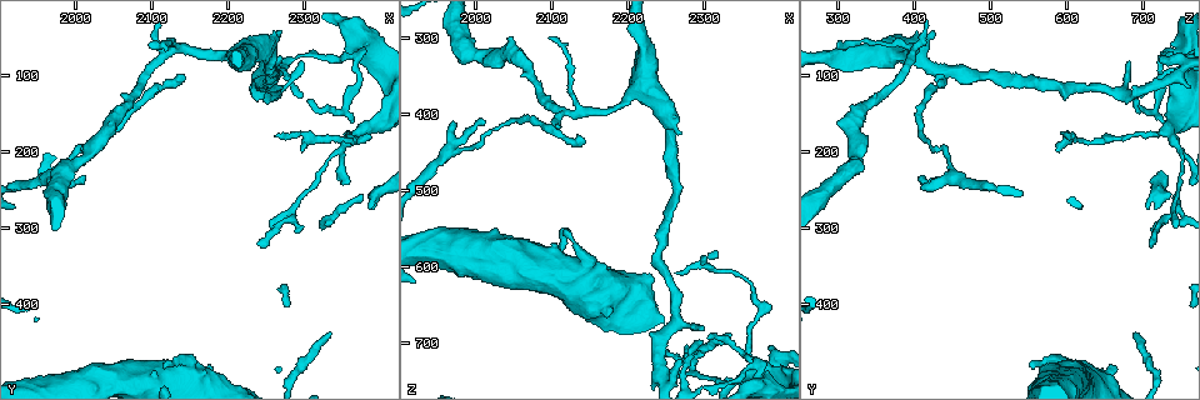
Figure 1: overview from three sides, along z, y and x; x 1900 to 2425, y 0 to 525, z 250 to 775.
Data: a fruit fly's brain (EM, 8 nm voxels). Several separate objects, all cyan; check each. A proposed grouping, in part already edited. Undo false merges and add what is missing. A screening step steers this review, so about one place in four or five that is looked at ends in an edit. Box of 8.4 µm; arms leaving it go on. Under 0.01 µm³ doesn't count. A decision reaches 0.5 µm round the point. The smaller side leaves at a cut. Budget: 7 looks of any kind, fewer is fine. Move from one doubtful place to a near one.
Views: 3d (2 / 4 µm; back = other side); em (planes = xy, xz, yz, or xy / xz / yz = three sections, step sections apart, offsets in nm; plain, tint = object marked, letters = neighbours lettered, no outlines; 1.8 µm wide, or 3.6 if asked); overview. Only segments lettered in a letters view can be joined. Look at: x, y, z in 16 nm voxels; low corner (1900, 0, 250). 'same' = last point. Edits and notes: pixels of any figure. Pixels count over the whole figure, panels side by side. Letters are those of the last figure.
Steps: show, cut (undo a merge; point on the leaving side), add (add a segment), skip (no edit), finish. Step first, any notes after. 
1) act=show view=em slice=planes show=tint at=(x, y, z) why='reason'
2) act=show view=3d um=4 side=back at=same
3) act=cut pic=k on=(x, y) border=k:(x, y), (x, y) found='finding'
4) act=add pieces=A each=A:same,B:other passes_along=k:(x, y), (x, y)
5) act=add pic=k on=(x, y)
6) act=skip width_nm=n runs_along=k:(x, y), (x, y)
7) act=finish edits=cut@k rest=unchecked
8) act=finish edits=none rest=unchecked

act=show view=em slice=yz step=16 show=letters at=(2115, 485, 555) why='branch stops here'

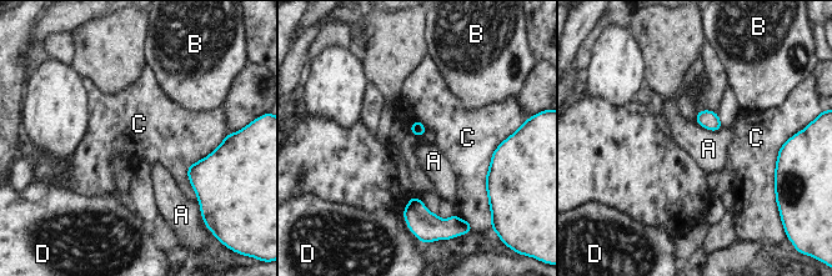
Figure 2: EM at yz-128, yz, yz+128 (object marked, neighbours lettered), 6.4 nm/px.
act=skip each=A:other,B:other,C:other,D:other border=2:(222, 139), (186, 170), (195, 199) found='none of them fits'

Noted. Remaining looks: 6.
act=show view=em slice=xy step=8 show=letters at=(2335, 435, 690) why='thin end'

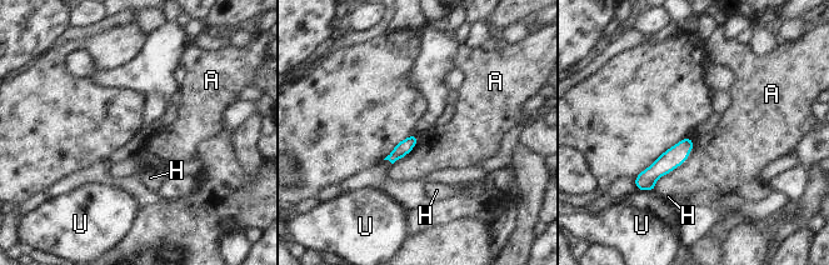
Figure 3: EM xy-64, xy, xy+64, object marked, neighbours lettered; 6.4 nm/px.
act=show view=em slice=planes show=letters at=same

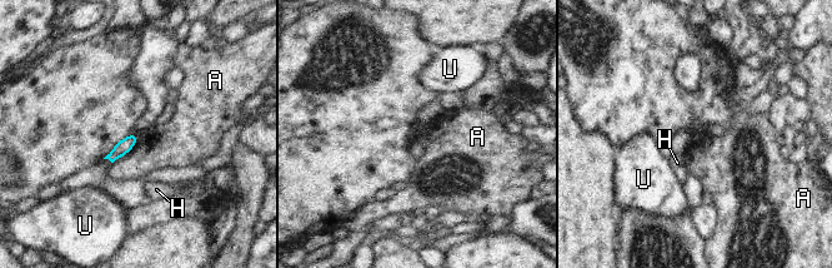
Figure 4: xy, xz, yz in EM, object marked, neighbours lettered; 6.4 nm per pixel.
act=skip width_nm=90 each=A:other,H:other,U:other border=4:(136, 133), (136, 143), (113, 163) found='none of them fits'

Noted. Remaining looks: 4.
act=show view=3d um=4 at=(2140, 105, 430) why='thin end'

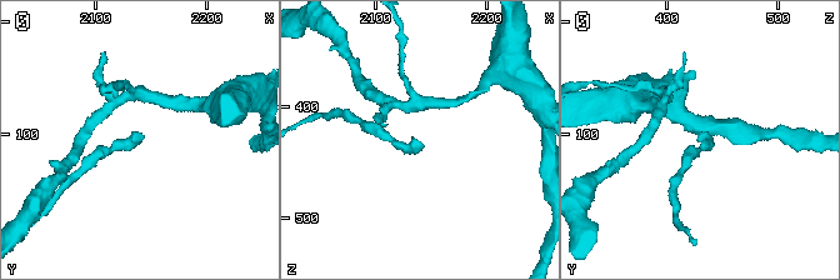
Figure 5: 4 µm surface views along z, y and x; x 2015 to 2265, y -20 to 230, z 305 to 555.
act=show view=em slice=planes show=letters at=(2146, 104, 434)

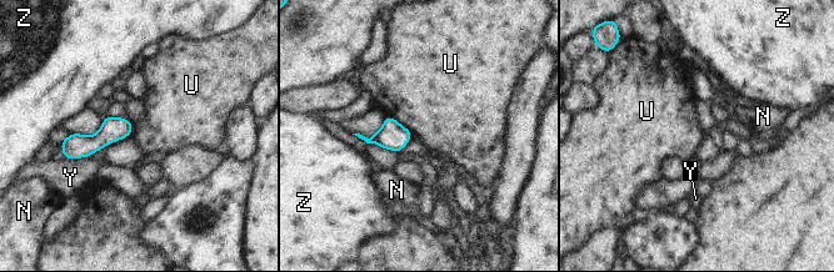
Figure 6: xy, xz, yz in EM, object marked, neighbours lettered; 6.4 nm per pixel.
act=skip width_nm=160 each=N:other,U:other,Y:other,Z:other found='no lettered segment goes on from it'

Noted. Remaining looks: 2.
act=finish edits=none rest=unchecked

